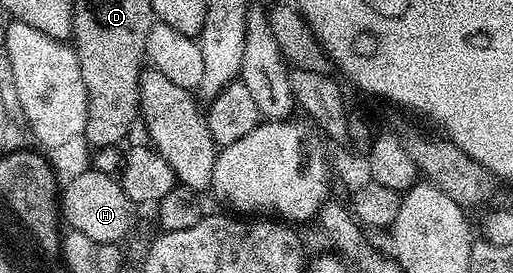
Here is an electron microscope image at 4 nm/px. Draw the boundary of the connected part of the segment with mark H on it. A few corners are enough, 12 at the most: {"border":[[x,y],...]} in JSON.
{"border":[[93,168],[61,191],[65,225],[99,246],[121,243],[132,203]]}

